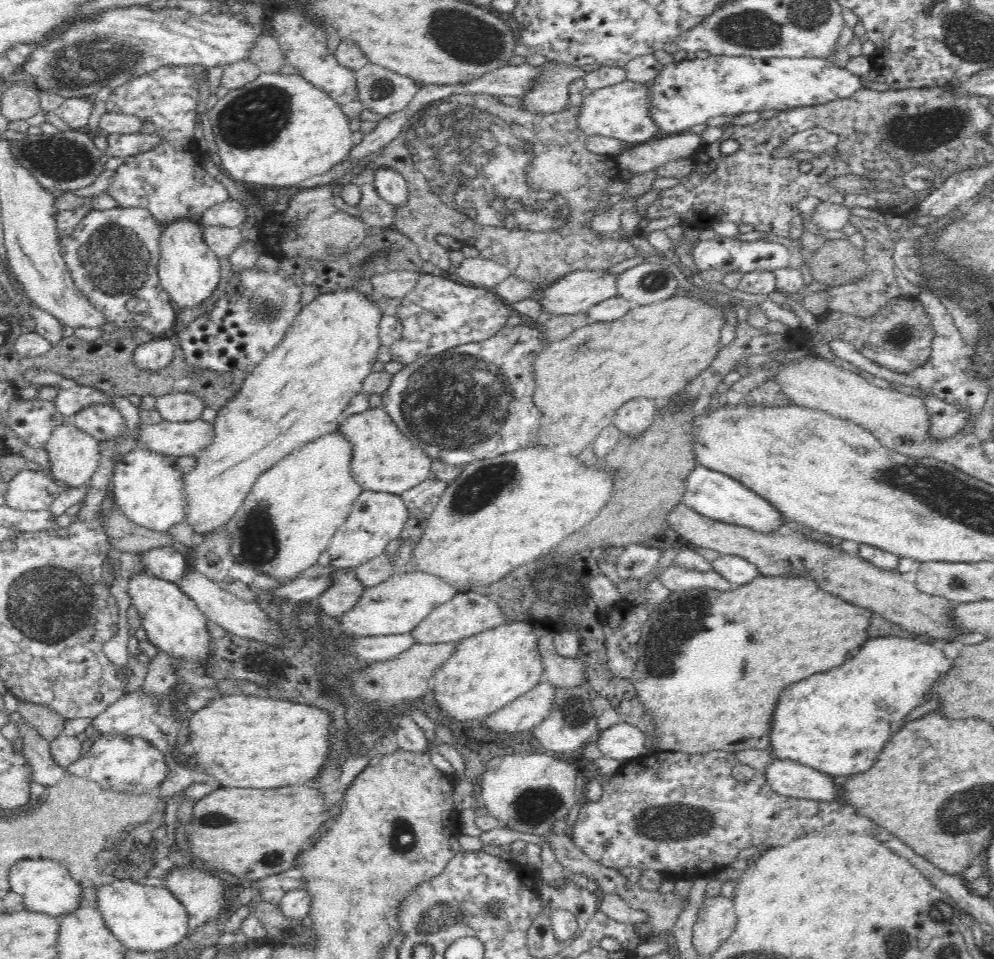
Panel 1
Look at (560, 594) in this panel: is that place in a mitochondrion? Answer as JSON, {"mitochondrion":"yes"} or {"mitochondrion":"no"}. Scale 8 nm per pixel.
{"mitochondrion":"yes"}

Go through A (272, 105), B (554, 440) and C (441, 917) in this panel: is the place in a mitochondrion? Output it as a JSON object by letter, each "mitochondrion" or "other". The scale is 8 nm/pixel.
{"A":"mitochondrion","B":"other","C":"mitochondrion"}

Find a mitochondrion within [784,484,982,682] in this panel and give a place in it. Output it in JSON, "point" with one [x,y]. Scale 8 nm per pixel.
{"point":[954,581]}

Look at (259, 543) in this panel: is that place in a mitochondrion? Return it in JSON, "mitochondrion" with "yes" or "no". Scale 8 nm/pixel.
{"mitochondrion":"yes"}

